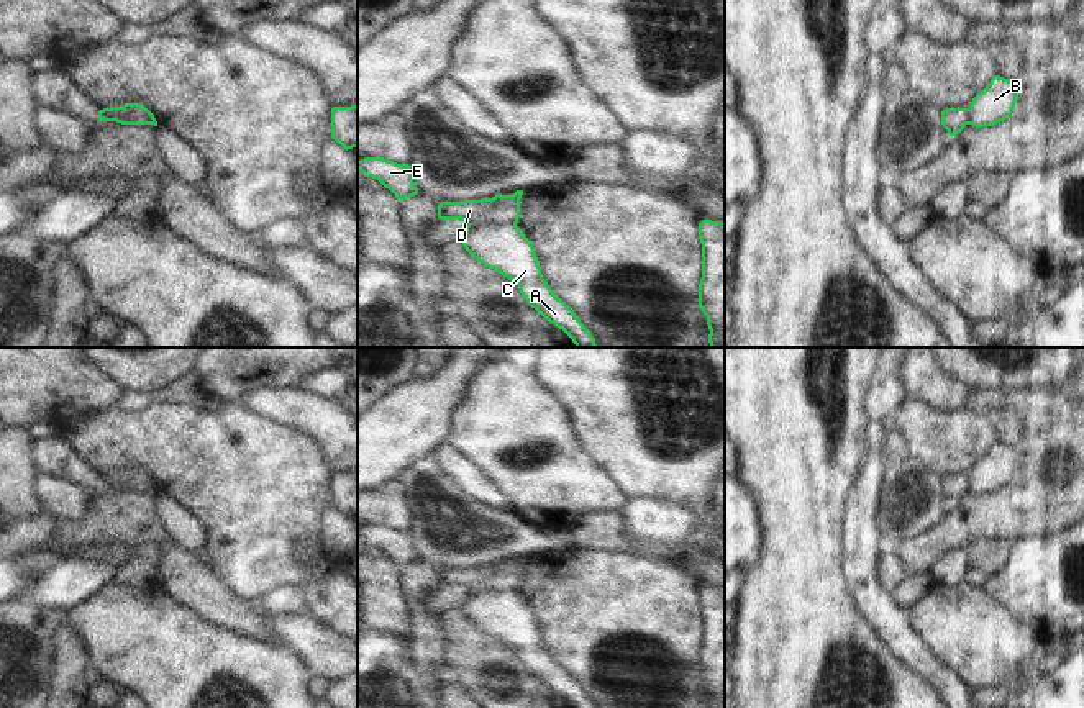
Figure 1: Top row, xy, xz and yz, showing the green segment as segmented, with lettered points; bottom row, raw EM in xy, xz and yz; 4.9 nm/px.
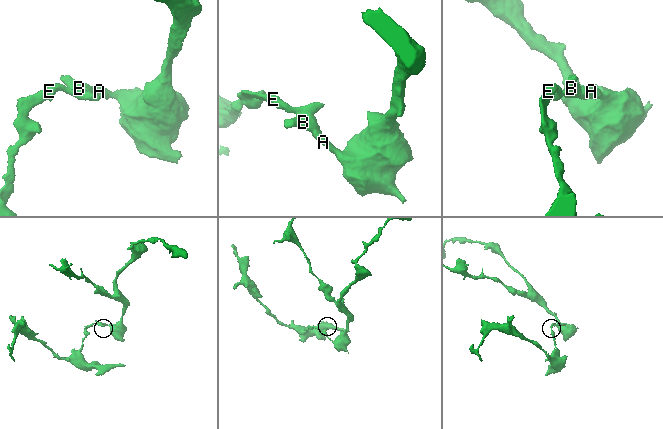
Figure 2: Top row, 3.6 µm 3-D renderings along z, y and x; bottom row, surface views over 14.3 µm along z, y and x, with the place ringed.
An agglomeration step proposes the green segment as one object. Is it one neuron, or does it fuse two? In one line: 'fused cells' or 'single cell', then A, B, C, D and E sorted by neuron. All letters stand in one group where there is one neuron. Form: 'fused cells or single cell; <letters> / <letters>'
fused cells; A B C / D E

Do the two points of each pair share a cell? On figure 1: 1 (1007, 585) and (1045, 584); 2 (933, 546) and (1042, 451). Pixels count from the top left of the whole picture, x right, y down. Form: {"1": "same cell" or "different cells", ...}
{"1": "same cell", "2": "same cell"}

